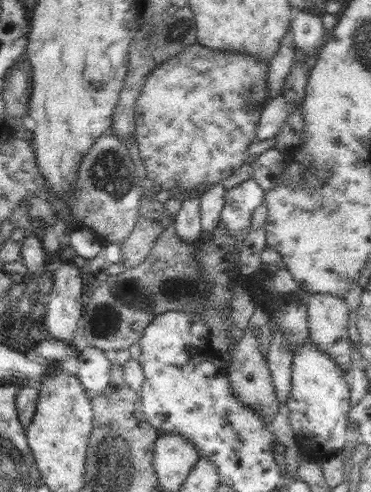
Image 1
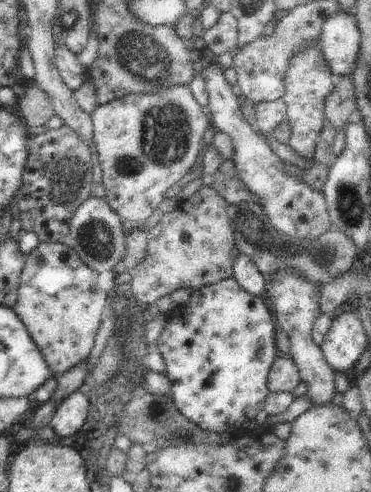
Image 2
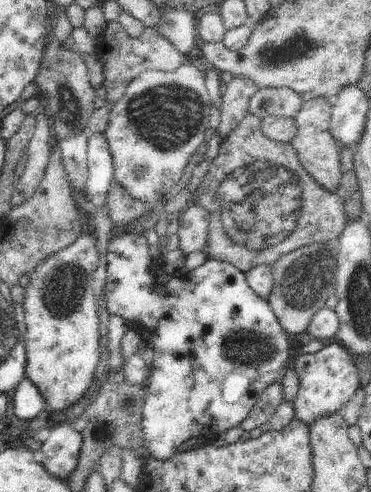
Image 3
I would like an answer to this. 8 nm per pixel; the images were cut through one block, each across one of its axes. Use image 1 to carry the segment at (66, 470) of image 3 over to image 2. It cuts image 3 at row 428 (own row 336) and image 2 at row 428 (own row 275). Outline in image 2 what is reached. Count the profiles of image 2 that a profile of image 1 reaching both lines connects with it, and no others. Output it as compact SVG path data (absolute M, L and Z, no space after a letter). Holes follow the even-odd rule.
M73 390L73 394L65 396L57 406L51 420L51 428L57 436L67 438L75 432L79 432L85 426L87 414L89 414L89 396L81 390Z

